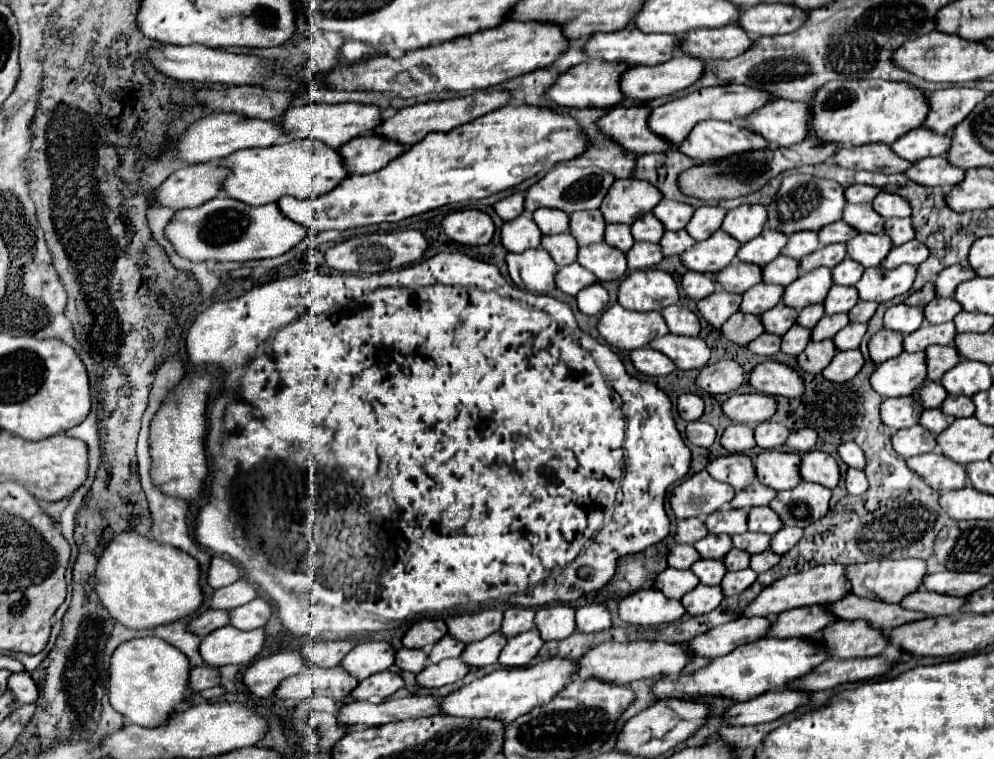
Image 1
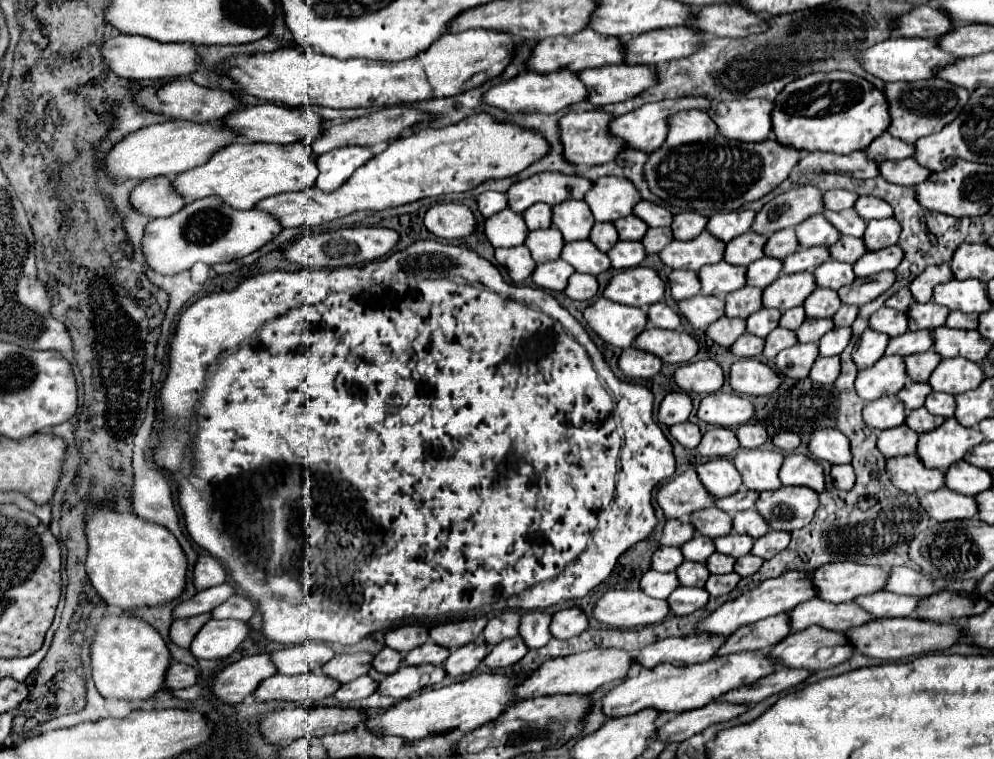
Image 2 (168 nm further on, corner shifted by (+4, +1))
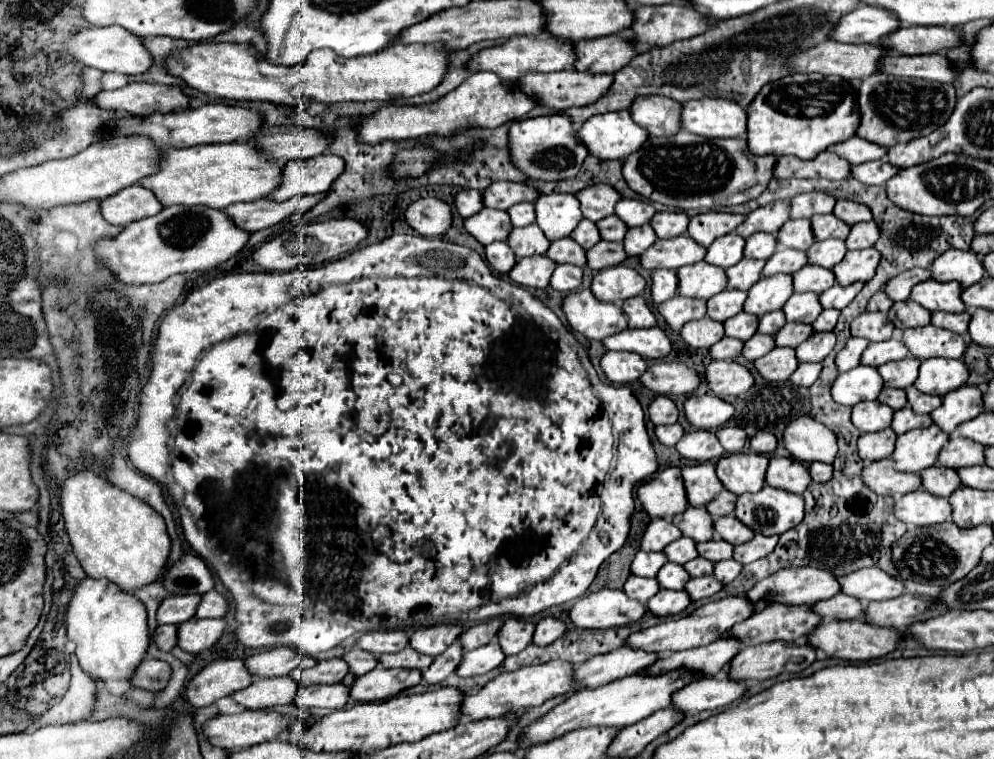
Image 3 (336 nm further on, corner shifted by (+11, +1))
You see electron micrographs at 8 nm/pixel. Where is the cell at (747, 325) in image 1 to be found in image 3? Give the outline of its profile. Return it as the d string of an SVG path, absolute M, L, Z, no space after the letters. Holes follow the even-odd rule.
M704 317L698 321L688 321L680 329L680 337L696 349L700 349L700 347L708 349L724 337L724 329L722 329L722 323L716 323L710 317Z

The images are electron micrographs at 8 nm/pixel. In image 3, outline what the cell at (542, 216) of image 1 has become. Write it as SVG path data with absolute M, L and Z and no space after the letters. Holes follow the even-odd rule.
M518 203L518 205L512 205L508 209L508 215L510 215L510 221L514 227L526 227L530 223L536 221L536 213L534 213L534 203Z

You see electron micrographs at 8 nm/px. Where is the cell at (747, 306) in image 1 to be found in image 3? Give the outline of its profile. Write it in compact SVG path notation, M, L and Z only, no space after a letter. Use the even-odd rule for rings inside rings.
M726 289L726 291L708 299L708 303L706 303L708 311L706 313L710 319L722 323L722 321L734 317L736 313L740 313L744 307L744 301L746 301L746 293Z

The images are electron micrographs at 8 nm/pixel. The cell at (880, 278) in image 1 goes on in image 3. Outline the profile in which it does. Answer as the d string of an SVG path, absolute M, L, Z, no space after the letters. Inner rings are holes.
M856 283L856 285L848 285L848 287L842 287L842 285L834 285L830 289L826 289L822 295L820 295L820 305L824 309L844 309L862 289L862 283Z

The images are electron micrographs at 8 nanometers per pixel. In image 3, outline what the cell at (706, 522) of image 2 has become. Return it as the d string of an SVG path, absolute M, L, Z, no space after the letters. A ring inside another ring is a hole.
M688 507L684 513L674 515L672 523L682 531L684 537L694 539L696 543L710 541L714 535L714 529L712 529L714 521L704 507Z

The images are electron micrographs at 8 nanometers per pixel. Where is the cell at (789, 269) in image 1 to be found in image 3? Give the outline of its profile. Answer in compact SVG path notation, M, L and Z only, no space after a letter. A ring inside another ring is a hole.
M742 259L740 263L732 265L726 269L726 277L728 277L728 285L726 289L740 289L740 291L748 291L762 273L766 261L756 261L756 259Z

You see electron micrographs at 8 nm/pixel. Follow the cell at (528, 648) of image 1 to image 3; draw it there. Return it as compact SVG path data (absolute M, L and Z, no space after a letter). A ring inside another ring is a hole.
M492 641L490 645L478 647L474 651L466 651L456 669L456 675L458 677L474 677L474 675L488 673L488 671L496 669L504 661L504 657L506 655L502 653L498 641Z

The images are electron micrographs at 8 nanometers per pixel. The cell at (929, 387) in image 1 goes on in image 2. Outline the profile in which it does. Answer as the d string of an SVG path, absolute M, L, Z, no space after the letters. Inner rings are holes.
M909 381L909 385L905 385L905 389L901 389L901 393L897 395L907 411L919 409L925 405L925 397L931 393L931 385L929 383L913 383Z

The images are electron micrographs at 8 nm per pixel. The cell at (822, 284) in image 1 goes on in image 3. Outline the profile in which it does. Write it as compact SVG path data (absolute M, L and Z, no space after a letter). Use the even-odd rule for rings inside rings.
M772 275L762 277L756 285L750 287L748 297L744 301L744 311L752 315L764 315L776 309L782 309L782 305L792 295L792 277L790 275Z

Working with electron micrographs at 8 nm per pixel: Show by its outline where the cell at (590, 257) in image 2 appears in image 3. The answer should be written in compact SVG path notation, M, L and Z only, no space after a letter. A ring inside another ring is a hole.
M570 237L554 241L546 251L546 257L550 257L554 263L572 263L578 267L584 267L586 263L586 251Z

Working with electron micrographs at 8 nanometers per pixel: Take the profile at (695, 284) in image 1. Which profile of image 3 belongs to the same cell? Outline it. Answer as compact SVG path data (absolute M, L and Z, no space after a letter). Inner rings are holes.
M656 269L652 273L652 301L664 303L666 299L676 295L676 287L678 287L678 277L674 271L670 269Z

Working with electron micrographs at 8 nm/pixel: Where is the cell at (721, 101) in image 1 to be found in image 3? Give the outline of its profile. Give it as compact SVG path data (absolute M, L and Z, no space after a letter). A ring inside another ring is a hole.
M628 109L594 115L590 121L584 121L576 133L588 153L602 161L626 159L630 153L638 151L648 137L640 125L634 125Z

